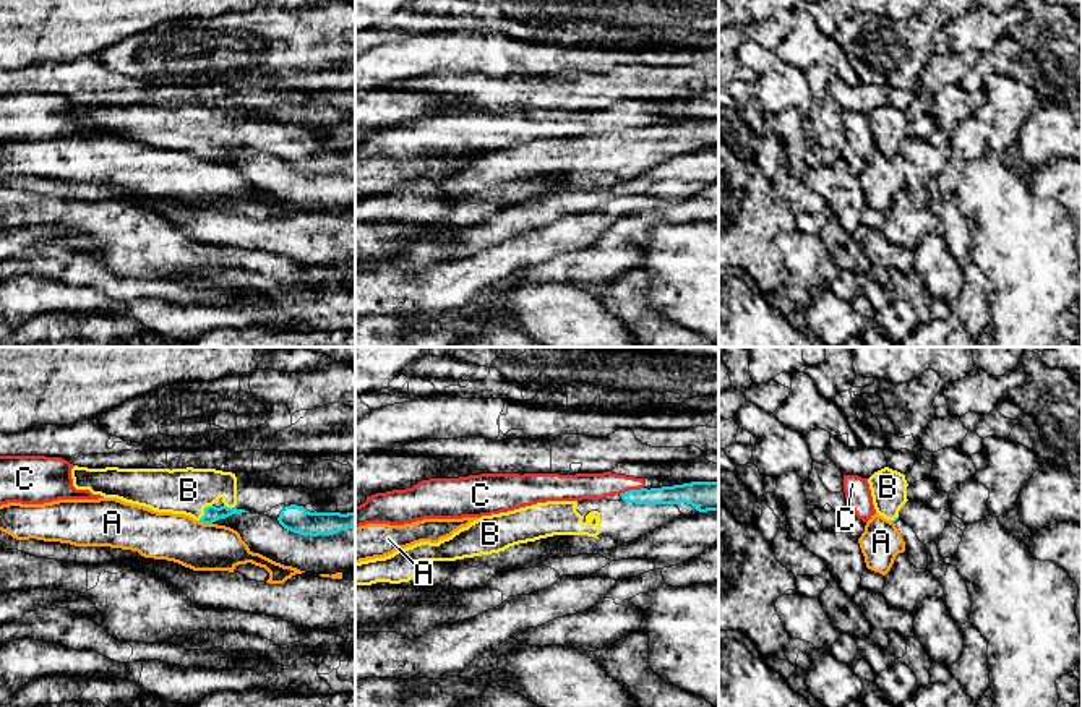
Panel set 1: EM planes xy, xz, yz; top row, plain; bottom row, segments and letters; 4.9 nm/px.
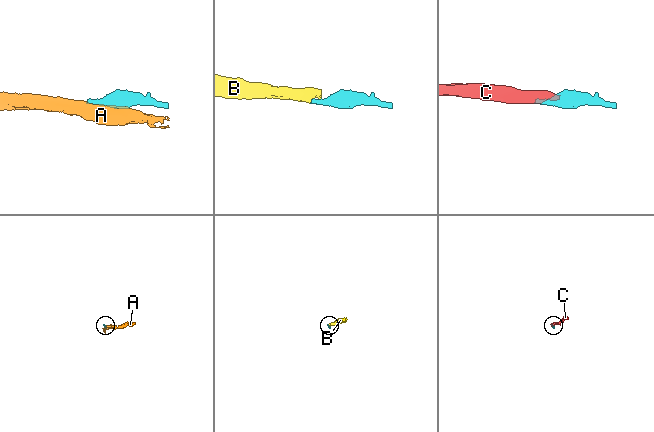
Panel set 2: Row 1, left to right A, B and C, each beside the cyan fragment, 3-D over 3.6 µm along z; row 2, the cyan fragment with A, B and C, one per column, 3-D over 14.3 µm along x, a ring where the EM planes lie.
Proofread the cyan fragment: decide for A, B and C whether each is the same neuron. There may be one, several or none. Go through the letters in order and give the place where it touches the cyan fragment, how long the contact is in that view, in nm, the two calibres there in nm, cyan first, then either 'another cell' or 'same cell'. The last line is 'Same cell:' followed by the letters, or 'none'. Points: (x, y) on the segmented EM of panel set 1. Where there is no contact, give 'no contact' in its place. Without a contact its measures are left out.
A: xy (205, 522) | 70 nm | 80/240 nm | another cell
B: xy (205, 511) | 100 nm | 80/220 nm | same cell
C: xz (631, 490) | 130 nm | 100/130 nm | another cell
Same cell: B

